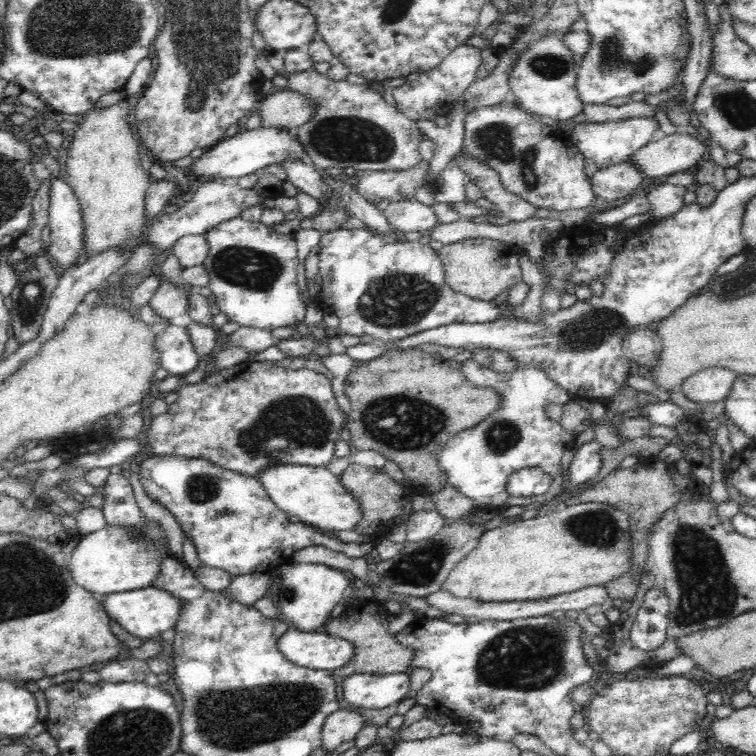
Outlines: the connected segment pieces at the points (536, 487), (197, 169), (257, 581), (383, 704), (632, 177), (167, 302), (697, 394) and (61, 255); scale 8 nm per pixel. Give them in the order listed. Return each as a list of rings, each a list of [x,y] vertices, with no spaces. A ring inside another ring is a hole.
[[[538,467],[522,468],[518,472],[510,474],[510,480],[506,484],[506,490],[512,496],[540,496],[544,494],[551,480],[548,475]]]
[[[260,128],[257,130],[237,133],[234,137],[218,141],[210,149],[193,160],[189,166],[190,172],[202,180],[210,178],[240,178],[247,174],[254,174],[257,170],[268,165],[278,165],[288,159],[302,159],[310,164],[311,160],[300,141],[294,139],[294,130],[278,128]]]
[[[264,572],[241,574],[233,577],[227,586],[230,596],[244,606],[254,606],[254,603],[269,590],[269,575]]]
[[[409,672],[398,674],[351,674],[342,681],[342,696],[362,708],[386,708],[402,701],[410,684]]]
[[[626,160],[599,168],[591,176],[590,182],[596,197],[614,201],[638,189],[644,178],[641,167]]]
[[[164,281],[154,291],[149,305],[158,316],[171,322],[176,316],[182,316],[188,312],[188,290],[184,286],[176,286],[172,282]]]
[[[707,367],[691,375],[679,388],[694,403],[701,406],[726,399],[738,375],[725,367]]]
[[[52,178],[49,191],[50,246],[46,251],[64,270],[76,266],[83,246],[83,218],[80,203],[68,182]]]

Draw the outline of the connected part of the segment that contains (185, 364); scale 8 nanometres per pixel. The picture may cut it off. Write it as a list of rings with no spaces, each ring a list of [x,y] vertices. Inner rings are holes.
[[[168,325],[158,334],[157,346],[162,350],[162,369],[168,375],[187,376],[199,364],[188,328]]]

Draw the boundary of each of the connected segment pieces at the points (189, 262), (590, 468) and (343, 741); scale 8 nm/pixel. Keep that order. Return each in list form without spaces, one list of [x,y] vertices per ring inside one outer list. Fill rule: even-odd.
[[[190,234],[178,239],[169,251],[170,256],[185,269],[202,265],[209,253],[207,235]]]
[[[596,439],[578,447],[568,468],[568,480],[572,487],[584,484],[594,478],[602,467],[600,450],[602,446]]]
[[[338,709],[329,717],[321,730],[321,747],[326,751],[341,750],[353,743],[362,728],[369,724],[361,714],[346,709]]]

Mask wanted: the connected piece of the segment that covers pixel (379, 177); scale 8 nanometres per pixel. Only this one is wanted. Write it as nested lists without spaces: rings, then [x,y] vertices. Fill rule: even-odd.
[[[422,160],[420,164],[409,168],[405,171],[375,171],[375,170],[355,170],[354,178],[358,180],[356,184],[352,185],[352,188],[363,196],[366,200],[376,204],[380,200],[391,200],[403,201],[414,200],[414,190],[419,186],[433,186],[436,180],[432,182],[427,182],[427,170],[429,162]]]

